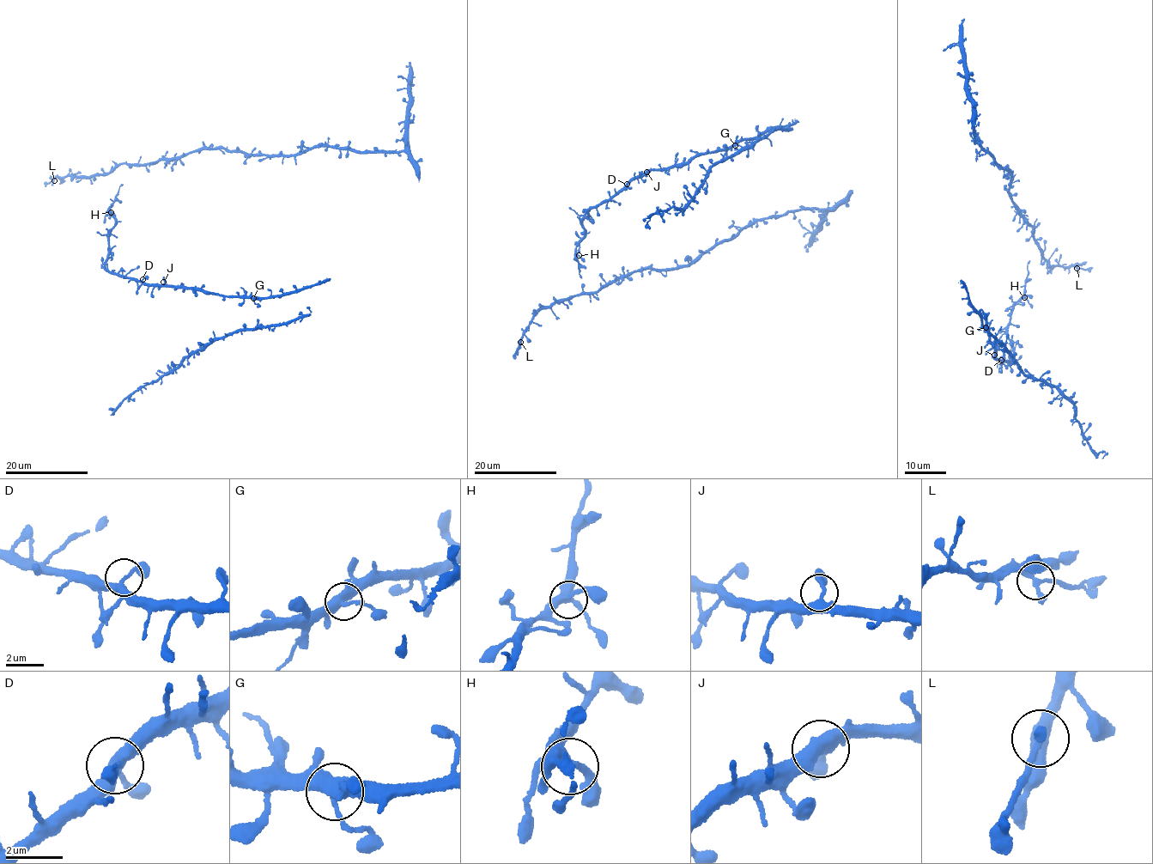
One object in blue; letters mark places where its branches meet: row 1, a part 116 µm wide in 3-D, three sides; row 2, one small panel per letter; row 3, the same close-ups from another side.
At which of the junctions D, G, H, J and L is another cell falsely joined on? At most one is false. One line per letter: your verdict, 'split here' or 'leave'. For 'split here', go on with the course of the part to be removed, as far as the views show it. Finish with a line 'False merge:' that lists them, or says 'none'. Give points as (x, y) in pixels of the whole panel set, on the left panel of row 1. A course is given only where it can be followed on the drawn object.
D: leave
G: leave
H: leave
J: leave
L: split here
False merge: L

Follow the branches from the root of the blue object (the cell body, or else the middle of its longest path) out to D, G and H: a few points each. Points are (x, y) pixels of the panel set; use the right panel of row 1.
D: (1014, 302), (1007, 337), (1016, 362), (1001, 360)
G: (1014, 302), (1007, 337), (1015, 362), (1000, 362), (994, 356), (996, 343), (990, 342), (989, 327), (986, 327)
H: (1014, 302), (1024, 297)

